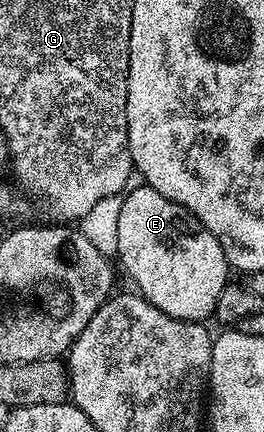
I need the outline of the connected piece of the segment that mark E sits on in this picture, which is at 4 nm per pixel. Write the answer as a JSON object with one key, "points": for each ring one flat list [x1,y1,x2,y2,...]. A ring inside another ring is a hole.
{"points":[[142,183,138,189,130,189,121,197,122,210,119,212,119,243,116,256,121,259,121,265,129,272,129,277,134,281,136,292,142,297,146,297,155,307,159,307,159,311,163,311,167,315,171,315,175,319,183,319,184,321,204,322,213,317,215,311,215,303,219,303,219,291,223,291,225,285,230,284,231,266,229,260,223,255,223,247,219,243,219,239,215,239,215,235,211,235,211,231,207,231,207,227,203,227,203,223,199,223,197,217,190,215,183,207,179,207,179,203,175,203,171,199,167,199,163,195,159,195,159,191,155,191,149,185]]}

